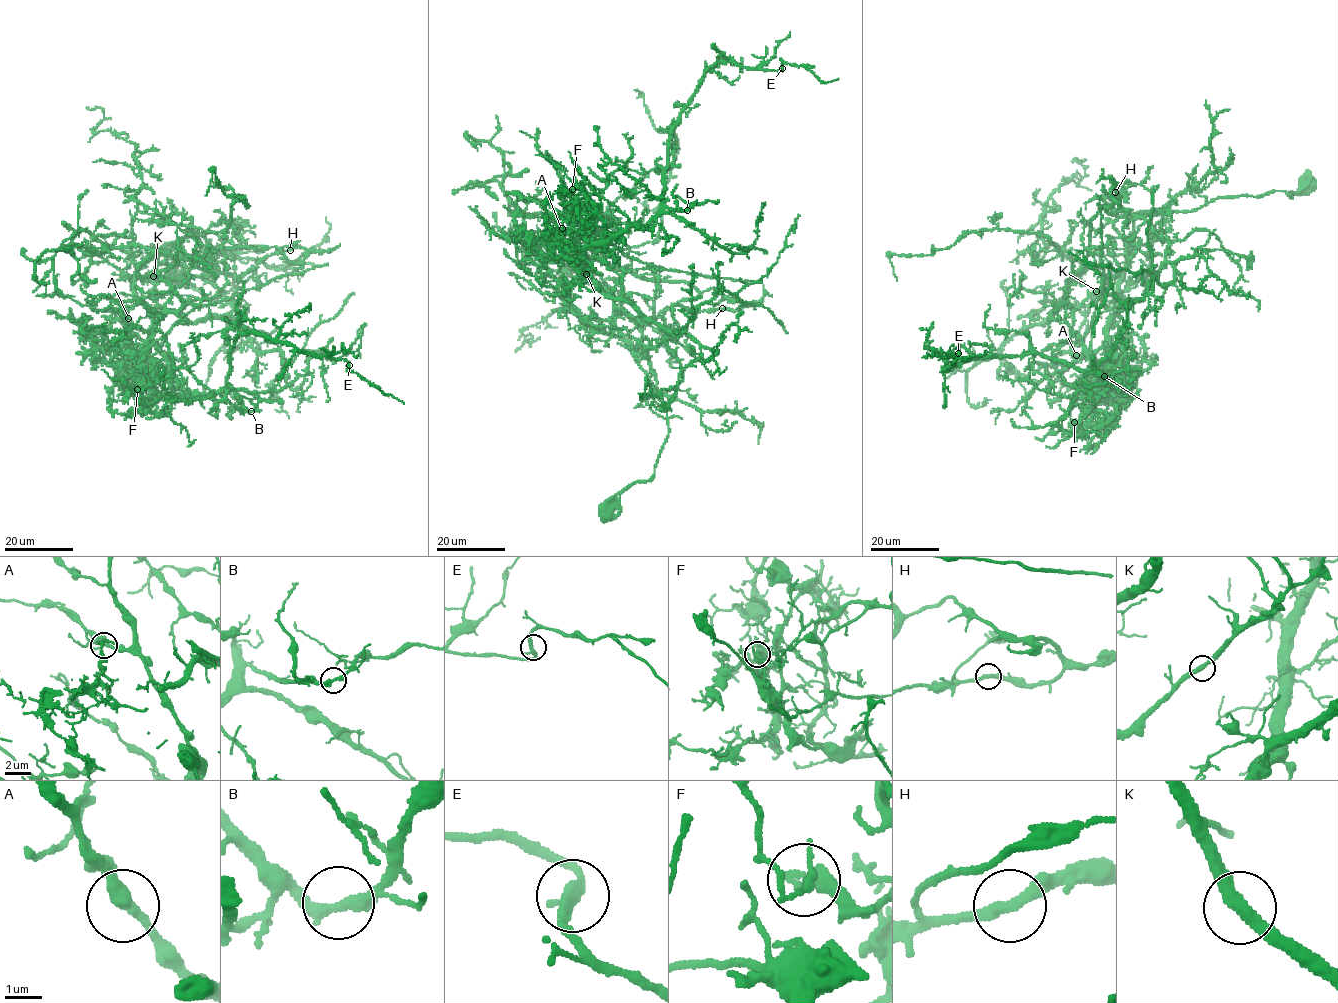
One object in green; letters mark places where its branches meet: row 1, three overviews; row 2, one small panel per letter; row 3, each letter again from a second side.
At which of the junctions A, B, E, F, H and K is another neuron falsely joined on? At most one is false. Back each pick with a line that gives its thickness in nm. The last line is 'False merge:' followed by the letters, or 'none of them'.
F: calibre 320 nm
False merge: F

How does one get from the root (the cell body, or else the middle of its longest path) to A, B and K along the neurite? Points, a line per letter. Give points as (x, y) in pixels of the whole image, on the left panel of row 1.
A: (171, 277), (212, 300), (234, 287), (199, 240), (183, 237), (135, 279), (151, 329), (128, 318)
B: (171, 277), (212, 300), (234, 287), (193, 237), (140, 269), (148, 386), (178, 399), (226, 387), (251, 411)
K: (171, 277), (213, 300), (234, 280), (196, 236), (266, 247), (193, 258), (157, 252), (137, 269), (153, 276)

